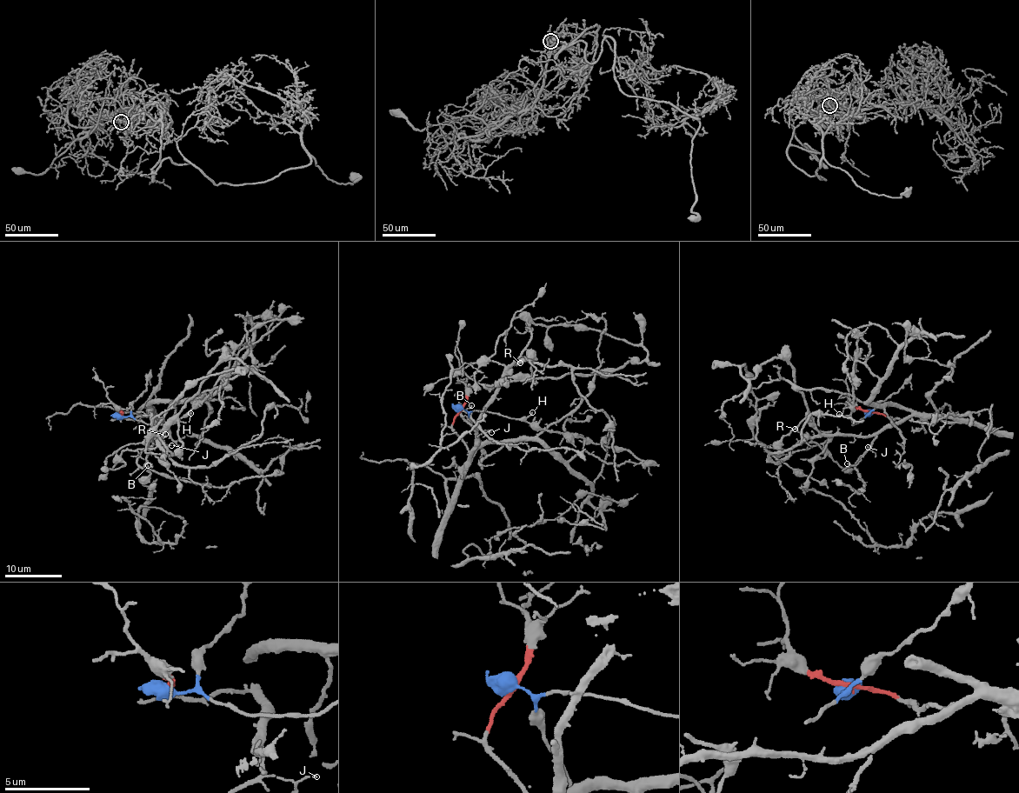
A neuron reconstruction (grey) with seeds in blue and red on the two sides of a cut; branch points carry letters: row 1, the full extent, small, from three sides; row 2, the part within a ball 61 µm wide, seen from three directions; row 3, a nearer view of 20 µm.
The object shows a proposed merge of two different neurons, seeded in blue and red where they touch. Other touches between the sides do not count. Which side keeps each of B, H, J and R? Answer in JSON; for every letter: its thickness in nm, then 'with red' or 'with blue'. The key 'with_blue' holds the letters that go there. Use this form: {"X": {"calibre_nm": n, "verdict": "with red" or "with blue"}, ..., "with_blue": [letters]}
{"B": {"calibre_nm": 130, "verdict": "with red"}, "H": {"calibre_nm": 140, "verdict": "with blue"}, "J": {"calibre_nm": 90, "verdict": "with red"}, "R": {"calibre_nm": 100, "verdict": "with red"}, "with_blue": ["H"]}

